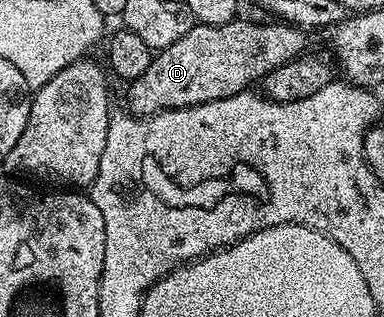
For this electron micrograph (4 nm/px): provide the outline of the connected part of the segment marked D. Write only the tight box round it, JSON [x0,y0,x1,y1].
[129,20,307,112]

